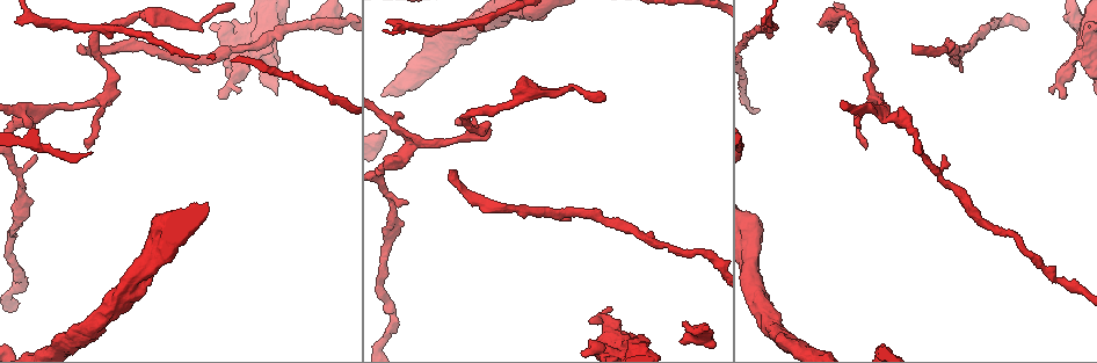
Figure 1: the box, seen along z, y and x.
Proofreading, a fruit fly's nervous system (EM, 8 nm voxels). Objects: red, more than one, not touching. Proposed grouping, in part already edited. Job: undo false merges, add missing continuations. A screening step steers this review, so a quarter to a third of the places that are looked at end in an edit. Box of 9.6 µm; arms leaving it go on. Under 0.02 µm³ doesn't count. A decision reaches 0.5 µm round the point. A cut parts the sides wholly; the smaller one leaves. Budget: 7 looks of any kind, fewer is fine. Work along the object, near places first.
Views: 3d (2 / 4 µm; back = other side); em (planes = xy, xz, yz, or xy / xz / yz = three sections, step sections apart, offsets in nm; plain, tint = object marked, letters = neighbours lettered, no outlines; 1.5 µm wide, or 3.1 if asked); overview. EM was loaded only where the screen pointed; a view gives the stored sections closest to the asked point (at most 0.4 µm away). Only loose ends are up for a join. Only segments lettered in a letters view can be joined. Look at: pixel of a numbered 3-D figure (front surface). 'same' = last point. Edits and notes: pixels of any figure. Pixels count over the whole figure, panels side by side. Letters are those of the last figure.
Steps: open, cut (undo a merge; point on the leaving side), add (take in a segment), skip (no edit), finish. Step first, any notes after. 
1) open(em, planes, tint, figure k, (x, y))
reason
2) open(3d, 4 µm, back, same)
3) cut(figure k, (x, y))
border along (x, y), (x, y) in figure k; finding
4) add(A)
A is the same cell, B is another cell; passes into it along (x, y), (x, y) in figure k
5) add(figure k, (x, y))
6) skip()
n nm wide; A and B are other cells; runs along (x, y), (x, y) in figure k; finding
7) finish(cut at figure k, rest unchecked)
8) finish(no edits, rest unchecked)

open(3d, 4 µm, back, figure 1, (590, 318))
free end

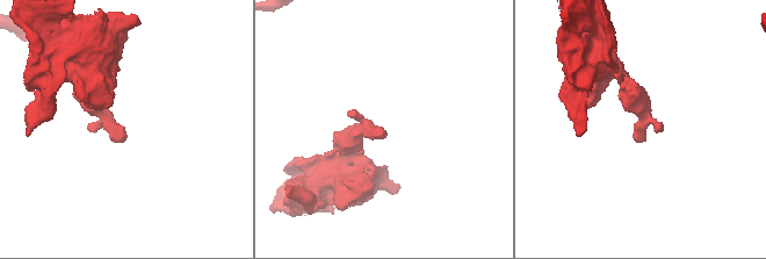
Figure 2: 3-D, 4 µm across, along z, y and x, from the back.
open(em, xy, step 8, letters, figure 2, (643, 141))

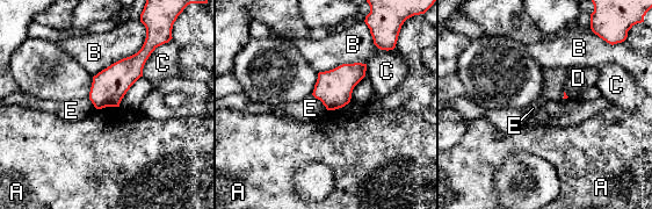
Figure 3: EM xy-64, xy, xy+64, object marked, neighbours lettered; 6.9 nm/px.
skip()
240 nm wide; A, B, C, D and E are other cells; border along (118, 106), (106, 106), (96, 109) in figure 3; none of them fits

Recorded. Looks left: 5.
open(em, planes, letters, figure 1, (453, 170))
long arm stops here

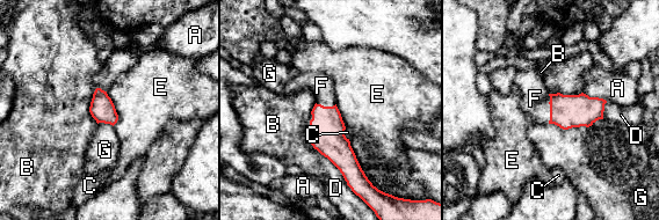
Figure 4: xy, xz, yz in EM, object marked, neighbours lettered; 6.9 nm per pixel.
add(F)
F is the same cell, A, B, C, D, E and G are other cells; passes into it along (566, 111), (550, 108), (535, 98) in figure 4; the cell continues

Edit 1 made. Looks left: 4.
open(em, yz, step 4, tint, figure 1, (57, 336))
thick end

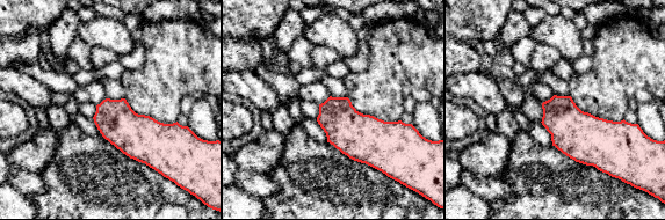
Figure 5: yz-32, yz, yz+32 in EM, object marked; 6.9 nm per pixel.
open(em, yz, step 4, letters, same)
see the neighbours

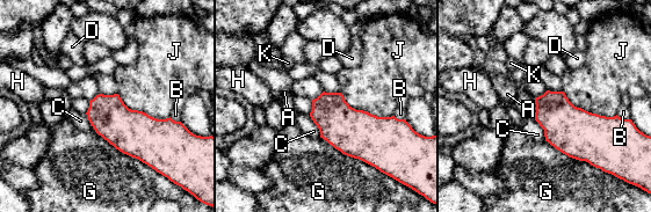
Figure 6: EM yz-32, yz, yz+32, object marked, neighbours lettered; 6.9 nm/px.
skip()
280 nm wide; A, B, C, D, G, H, J and K are other cells; border along (340, 92), (356, 109), (392, 116) in figure 6; none of them fits

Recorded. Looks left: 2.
finish(add at figure 4, rest unchecked)

